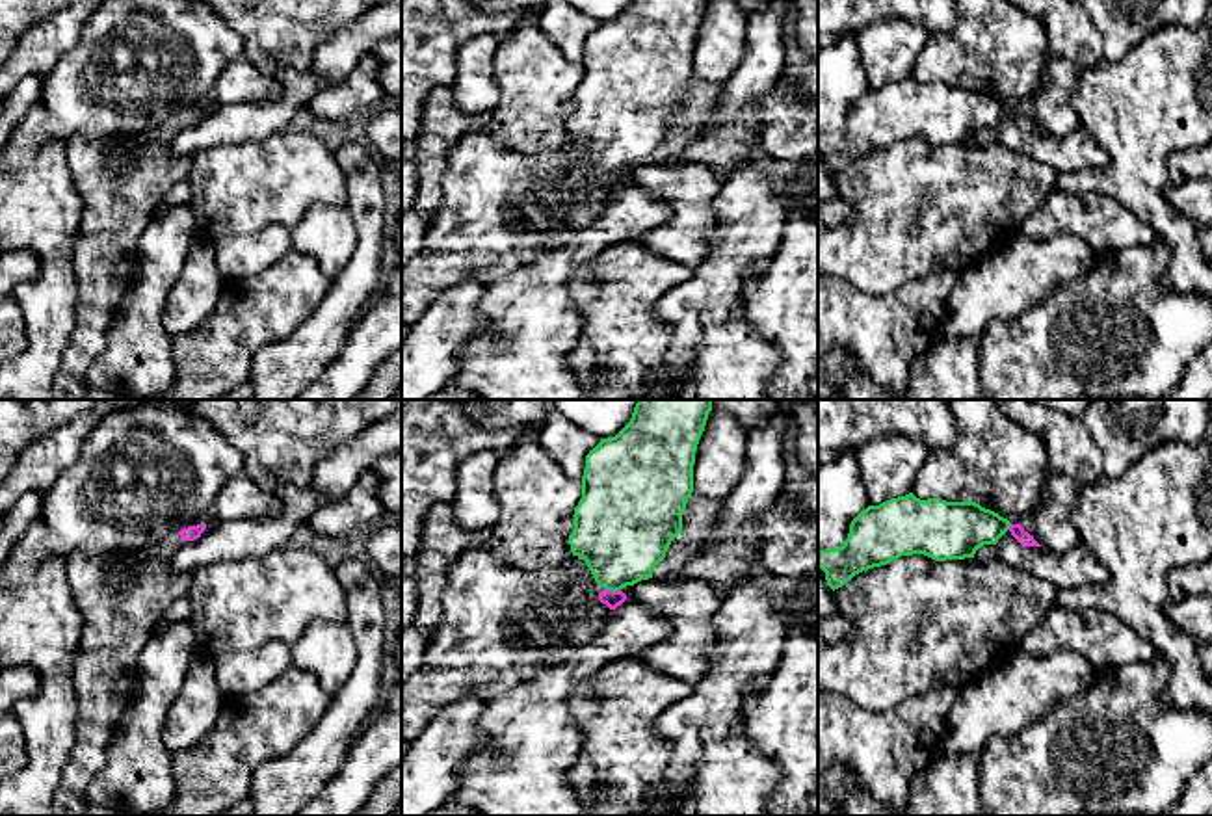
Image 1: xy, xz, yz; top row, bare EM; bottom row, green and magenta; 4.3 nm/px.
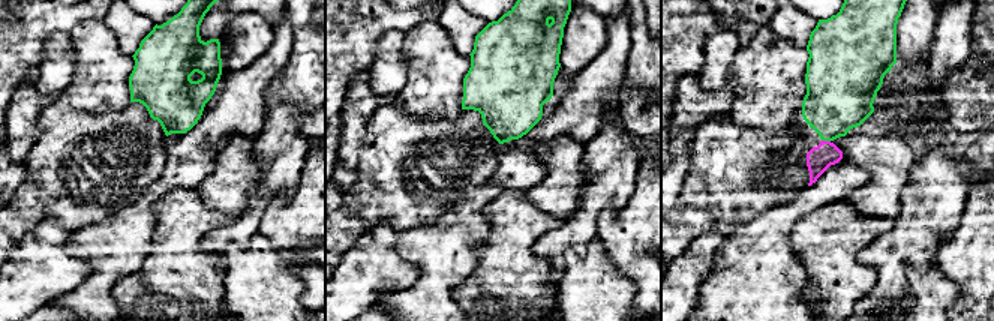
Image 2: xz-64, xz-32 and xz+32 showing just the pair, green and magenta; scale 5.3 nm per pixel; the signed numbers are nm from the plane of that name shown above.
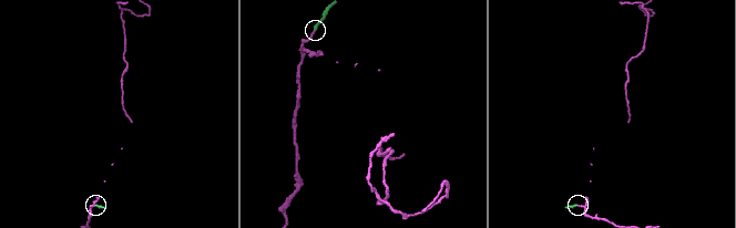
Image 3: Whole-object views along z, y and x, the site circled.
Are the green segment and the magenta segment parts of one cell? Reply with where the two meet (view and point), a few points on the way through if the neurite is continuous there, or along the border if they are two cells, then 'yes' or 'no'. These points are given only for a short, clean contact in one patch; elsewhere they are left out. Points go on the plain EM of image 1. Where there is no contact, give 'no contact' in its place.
meets green in xz at (612, 173); runs through xz (621, 118), (612, 173), (612, 183); yes

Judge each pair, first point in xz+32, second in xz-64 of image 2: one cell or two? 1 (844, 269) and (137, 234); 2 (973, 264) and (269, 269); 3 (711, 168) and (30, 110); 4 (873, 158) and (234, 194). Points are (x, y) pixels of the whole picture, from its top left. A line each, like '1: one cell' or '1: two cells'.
1: two cells
2: two cells
3: two cells
4: one cell

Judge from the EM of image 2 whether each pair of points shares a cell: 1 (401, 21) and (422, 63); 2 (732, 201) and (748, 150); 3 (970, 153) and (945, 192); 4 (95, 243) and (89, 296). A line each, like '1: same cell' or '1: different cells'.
1: different cells
2: same cell
3: different cells
4: same cell

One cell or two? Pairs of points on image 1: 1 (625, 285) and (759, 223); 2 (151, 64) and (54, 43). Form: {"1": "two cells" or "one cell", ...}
{"1": "two cells", "2": "two cells"}

